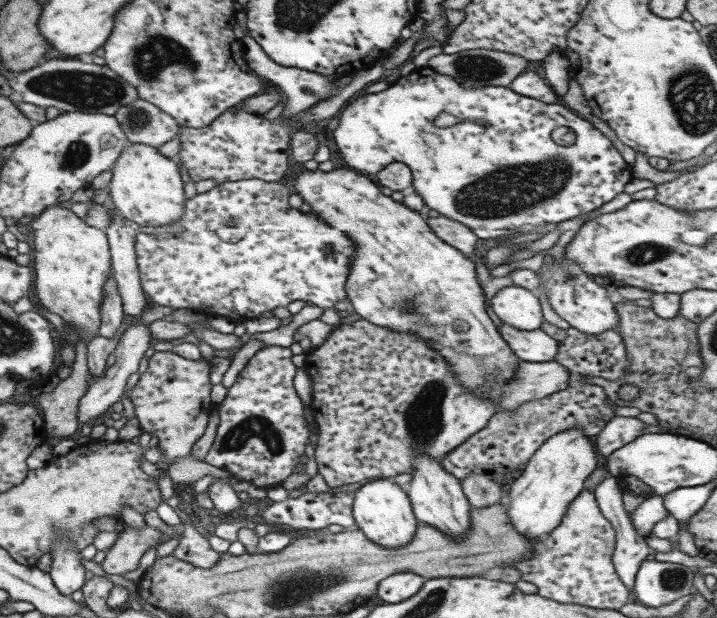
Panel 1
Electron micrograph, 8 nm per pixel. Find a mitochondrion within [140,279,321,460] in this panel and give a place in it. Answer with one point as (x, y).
(253, 428)

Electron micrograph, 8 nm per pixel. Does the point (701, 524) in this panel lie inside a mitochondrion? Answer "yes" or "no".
no

